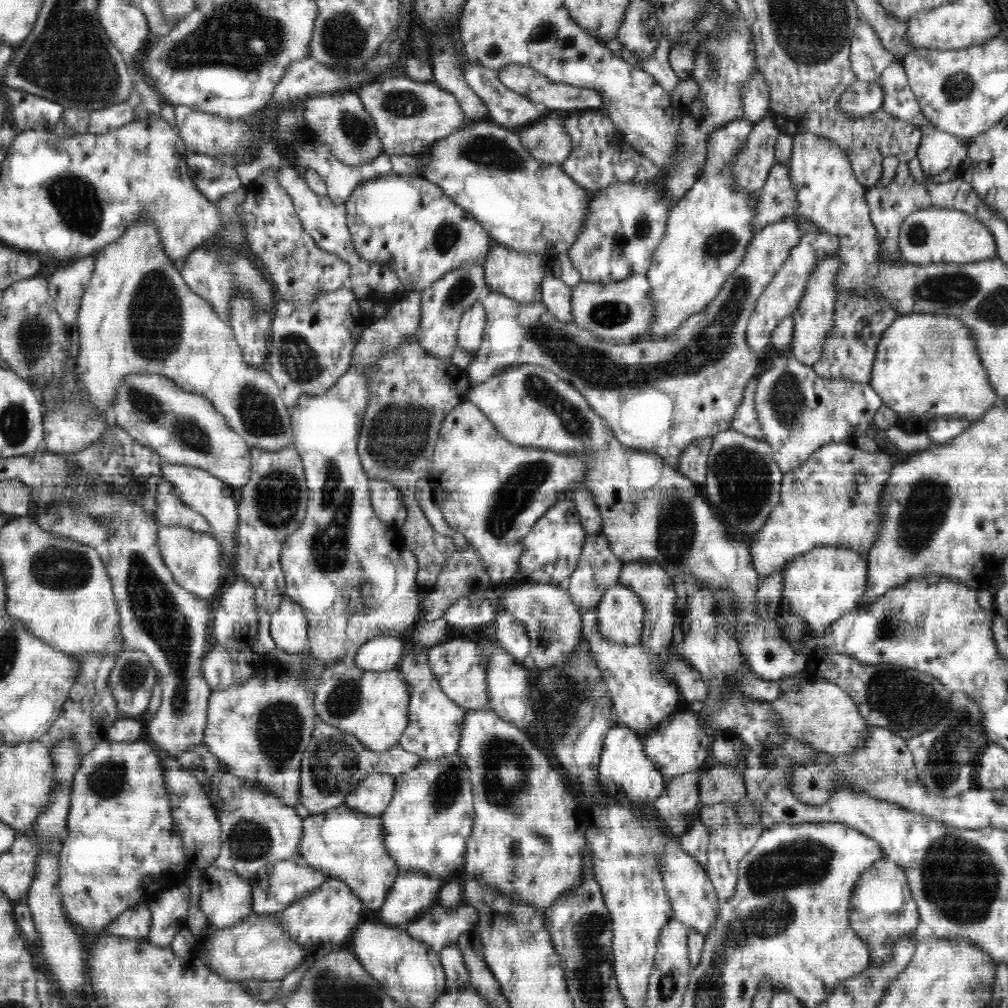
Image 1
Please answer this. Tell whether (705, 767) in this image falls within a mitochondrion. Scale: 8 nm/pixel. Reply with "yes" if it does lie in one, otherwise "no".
no

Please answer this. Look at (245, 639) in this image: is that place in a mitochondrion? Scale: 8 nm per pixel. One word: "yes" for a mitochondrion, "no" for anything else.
no

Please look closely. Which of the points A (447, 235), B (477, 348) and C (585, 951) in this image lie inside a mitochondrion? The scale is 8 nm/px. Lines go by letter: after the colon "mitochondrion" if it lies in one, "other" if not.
A: mitochondrion
B: other
C: mitochondrion

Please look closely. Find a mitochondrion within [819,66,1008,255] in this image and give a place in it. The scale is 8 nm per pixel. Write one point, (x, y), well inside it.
(958, 86)

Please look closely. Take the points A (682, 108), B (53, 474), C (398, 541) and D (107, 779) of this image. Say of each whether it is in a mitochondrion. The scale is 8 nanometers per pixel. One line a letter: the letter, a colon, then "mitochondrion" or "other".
A: other
B: other
C: other
D: mitochondrion

